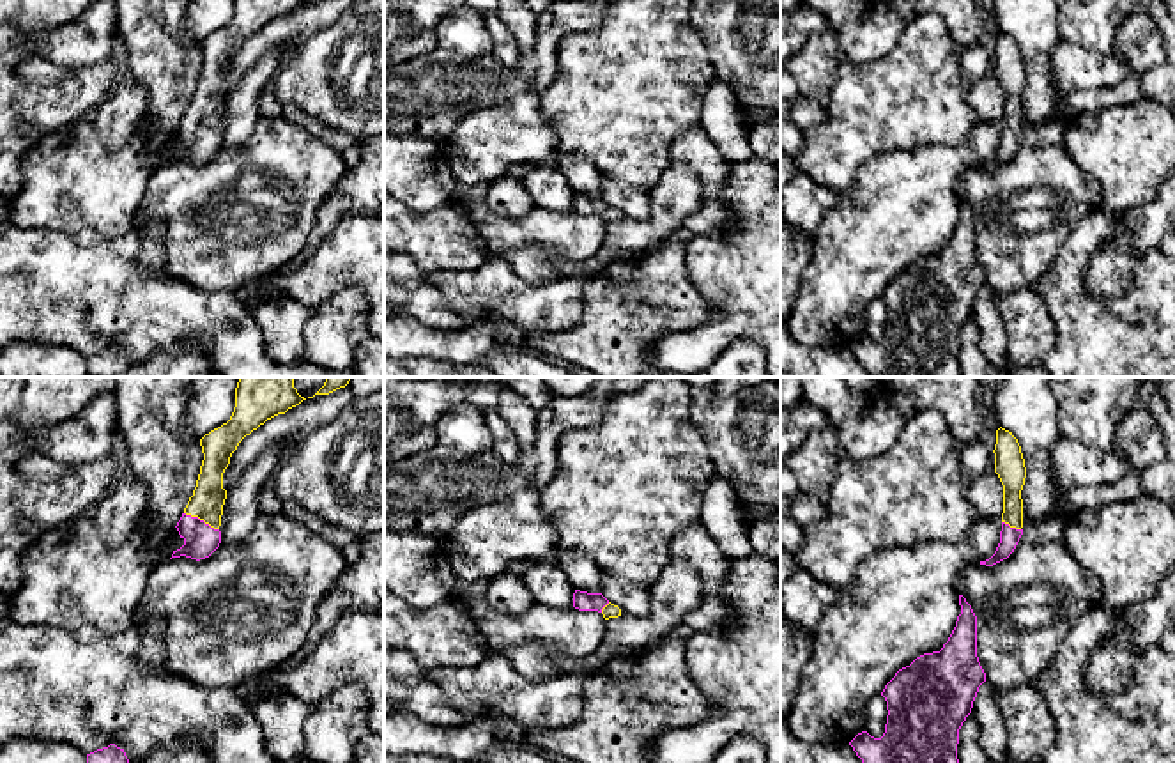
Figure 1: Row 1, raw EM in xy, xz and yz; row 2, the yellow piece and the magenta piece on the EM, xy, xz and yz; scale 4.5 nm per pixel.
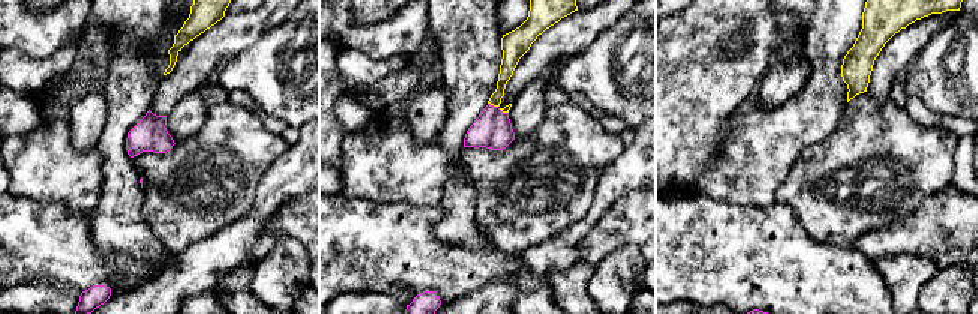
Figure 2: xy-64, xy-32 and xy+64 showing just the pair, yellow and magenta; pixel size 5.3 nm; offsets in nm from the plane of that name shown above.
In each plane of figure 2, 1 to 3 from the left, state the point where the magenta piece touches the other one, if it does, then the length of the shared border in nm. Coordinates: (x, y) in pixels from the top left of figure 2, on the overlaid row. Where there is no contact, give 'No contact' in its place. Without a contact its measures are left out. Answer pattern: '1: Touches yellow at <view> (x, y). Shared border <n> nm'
1: No contact
2: Touches yellow at xy-32 (500, 108). Shared border 130 nm
3: No contact

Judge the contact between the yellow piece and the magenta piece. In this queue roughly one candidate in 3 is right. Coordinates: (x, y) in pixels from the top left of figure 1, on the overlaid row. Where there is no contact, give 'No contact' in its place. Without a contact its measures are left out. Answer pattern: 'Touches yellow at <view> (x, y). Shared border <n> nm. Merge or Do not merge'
Touches yellow at xy (202, 519). Shared border 180 nm. Merge

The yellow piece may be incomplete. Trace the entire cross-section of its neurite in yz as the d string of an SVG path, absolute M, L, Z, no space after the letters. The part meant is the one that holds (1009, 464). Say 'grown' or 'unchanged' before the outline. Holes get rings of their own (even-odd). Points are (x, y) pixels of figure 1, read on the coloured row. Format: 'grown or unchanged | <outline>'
grown | M1005 428L996 430L996 444L995 444L995 473L998 474L1003 485L1003 513L1002 513L1002 531L1000 543L995 554L980 561L980 565L993 566L1003 559L1007 559L1021 535L1023 535L1023 499L1021 490L1026 478L1025 459L1021 453L1021 446L1012 432Z

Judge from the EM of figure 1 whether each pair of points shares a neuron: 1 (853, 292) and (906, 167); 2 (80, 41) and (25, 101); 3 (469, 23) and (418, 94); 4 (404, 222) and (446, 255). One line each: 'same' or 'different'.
1: same
2: different
3: different
4: same

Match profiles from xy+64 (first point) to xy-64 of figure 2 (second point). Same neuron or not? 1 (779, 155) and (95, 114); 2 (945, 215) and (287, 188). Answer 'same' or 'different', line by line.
1: different
2: different

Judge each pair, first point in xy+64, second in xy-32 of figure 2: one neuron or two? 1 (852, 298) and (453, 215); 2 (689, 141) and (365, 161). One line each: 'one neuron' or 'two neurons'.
1: two neurons
2: two neurons

